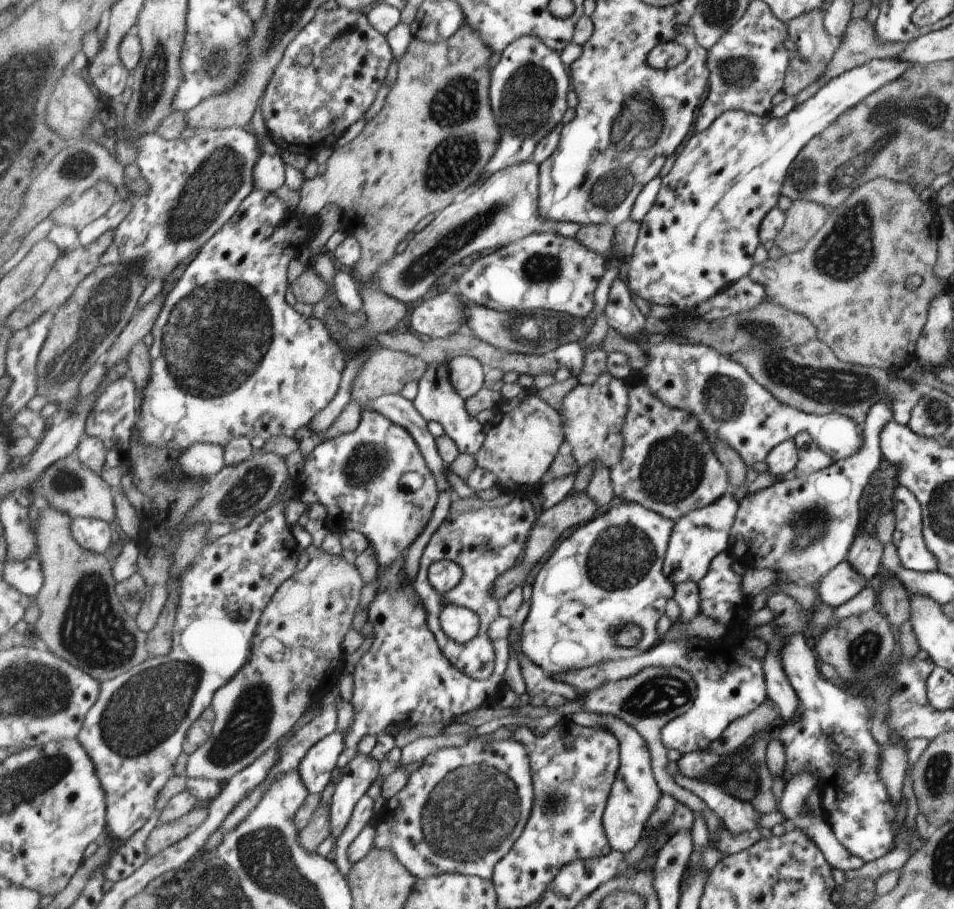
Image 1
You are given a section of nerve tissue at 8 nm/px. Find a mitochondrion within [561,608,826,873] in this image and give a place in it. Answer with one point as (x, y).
(666, 695)

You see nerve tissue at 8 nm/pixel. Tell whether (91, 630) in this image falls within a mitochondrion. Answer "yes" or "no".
yes

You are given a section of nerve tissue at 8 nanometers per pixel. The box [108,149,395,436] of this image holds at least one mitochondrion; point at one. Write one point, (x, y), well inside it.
(217, 335)

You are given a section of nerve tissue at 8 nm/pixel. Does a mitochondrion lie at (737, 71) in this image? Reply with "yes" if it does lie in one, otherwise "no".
yes

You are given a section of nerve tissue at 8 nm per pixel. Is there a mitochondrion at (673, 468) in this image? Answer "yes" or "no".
yes

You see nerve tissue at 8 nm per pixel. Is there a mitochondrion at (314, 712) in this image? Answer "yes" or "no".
no

